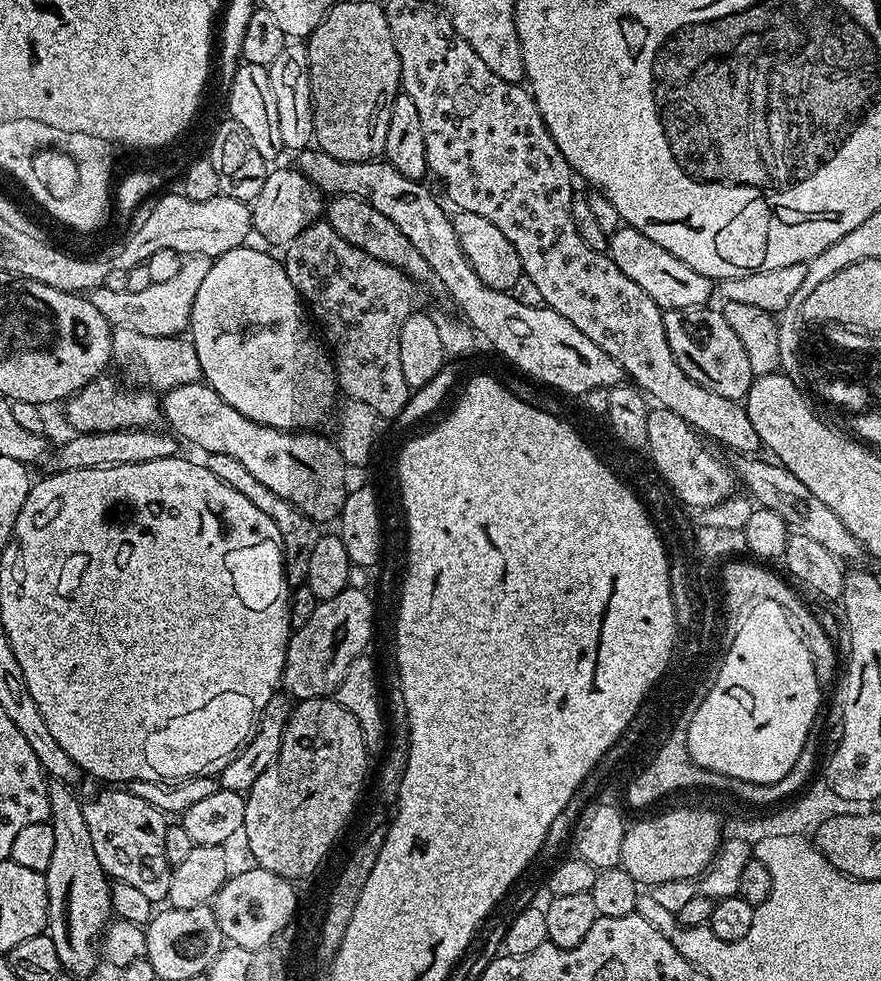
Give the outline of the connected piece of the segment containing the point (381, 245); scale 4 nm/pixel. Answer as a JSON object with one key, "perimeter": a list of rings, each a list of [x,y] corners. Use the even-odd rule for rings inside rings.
{"perimeter":[[[347,194],[333,195],[326,204],[326,223],[335,232],[342,234],[346,242],[358,246],[358,250],[382,262],[393,264],[395,268],[405,272],[412,281],[421,282],[420,280],[431,281],[433,279],[430,262],[426,262],[426,258],[418,254],[414,242],[410,242],[410,238],[406,238],[406,234],[402,234],[402,230],[398,230],[398,226],[394,226],[394,222],[390,222],[386,214],[374,210],[374,206],[365,197]]]}

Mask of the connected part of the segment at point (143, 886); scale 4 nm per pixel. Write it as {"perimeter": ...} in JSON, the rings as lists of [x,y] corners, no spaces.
{"perimeter":[[[120,786],[105,788],[108,788],[105,792],[95,793],[96,800],[84,804],[86,826],[90,826],[90,842],[94,842],[94,854],[98,854],[98,862],[113,881],[129,883],[153,902],[167,901],[174,867],[166,856],[166,830],[169,821],[163,812],[150,806],[150,802],[142,802],[142,798],[138,798],[133,792]]]}

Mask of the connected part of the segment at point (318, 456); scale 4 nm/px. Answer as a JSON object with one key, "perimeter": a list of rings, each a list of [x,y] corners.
{"perimeter":[[[206,382],[177,384],[175,388],[167,389],[162,396],[162,416],[165,421],[169,420],[172,423],[171,431],[177,437],[185,436],[190,443],[197,444],[200,452],[230,454],[230,458],[238,458],[238,462],[242,462],[242,466],[246,466],[246,470],[250,470],[250,474],[254,474],[254,478],[258,478],[262,486],[274,490],[278,498],[286,498],[286,502],[290,502],[311,520],[335,521],[339,517],[350,491],[350,468],[344,463],[339,448],[329,437],[327,440],[324,436],[315,436],[315,431],[312,430],[289,430],[246,418],[241,412],[234,410],[234,406],[230,406],[230,402],[223,400]]]}

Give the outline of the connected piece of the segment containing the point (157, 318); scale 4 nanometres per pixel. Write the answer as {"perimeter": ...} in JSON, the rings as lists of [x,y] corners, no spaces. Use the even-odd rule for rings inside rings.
{"perimeter":[[[185,255],[180,261],[178,274],[167,282],[152,282],[146,290],[130,290],[123,286],[108,288],[101,286],[87,293],[87,300],[106,318],[113,329],[128,328],[129,333],[137,332],[147,336],[178,336],[189,331],[192,323],[192,307],[198,294],[198,286],[210,274],[213,257]]]}

